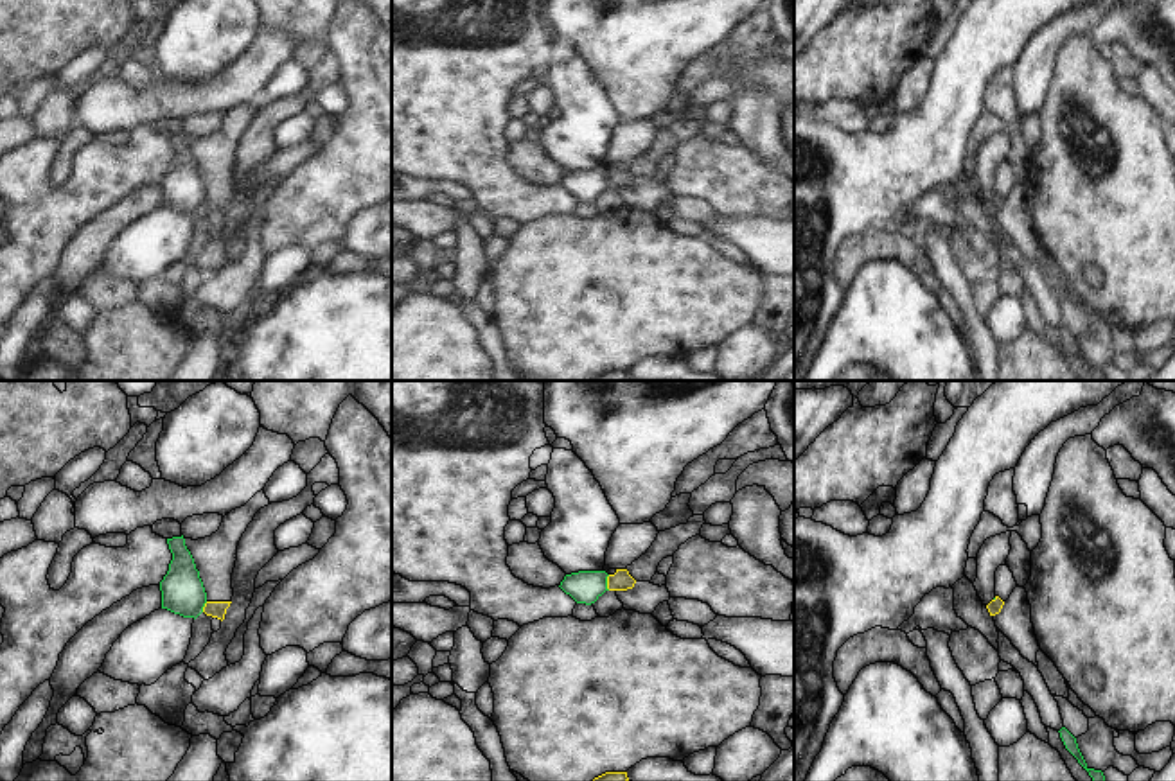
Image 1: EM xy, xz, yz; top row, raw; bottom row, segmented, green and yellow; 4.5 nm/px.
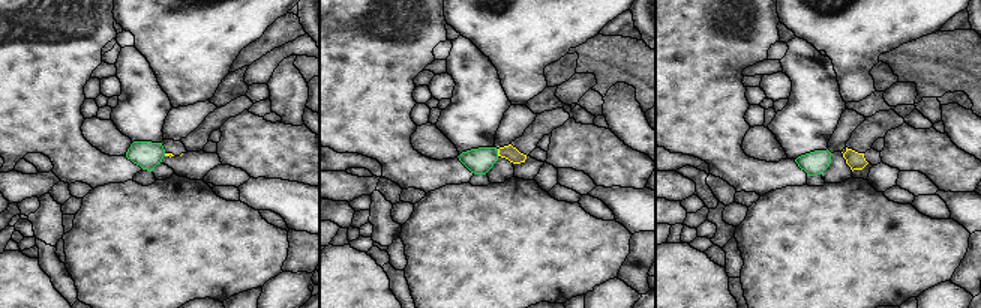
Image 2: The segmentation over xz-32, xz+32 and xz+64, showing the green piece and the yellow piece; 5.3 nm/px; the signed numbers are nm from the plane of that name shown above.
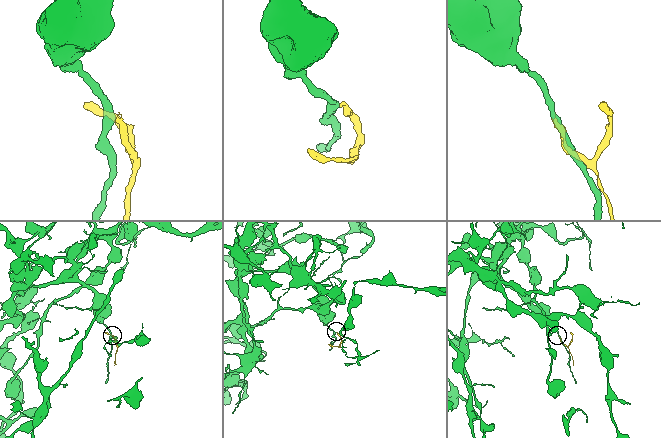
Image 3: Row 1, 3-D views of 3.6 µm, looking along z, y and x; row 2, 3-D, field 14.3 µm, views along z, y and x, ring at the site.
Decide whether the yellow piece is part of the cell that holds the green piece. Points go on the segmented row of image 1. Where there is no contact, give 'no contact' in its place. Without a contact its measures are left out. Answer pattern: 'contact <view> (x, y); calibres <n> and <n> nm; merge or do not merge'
contact xz (606, 582); calibres 140 and 90 nm; do not merge

